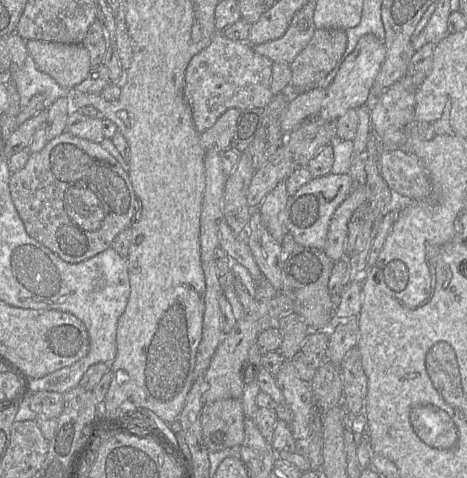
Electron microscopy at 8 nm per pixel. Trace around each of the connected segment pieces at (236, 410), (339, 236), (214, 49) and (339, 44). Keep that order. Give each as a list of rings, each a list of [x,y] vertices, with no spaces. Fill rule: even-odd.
[[[229,398],[204,404],[201,425],[208,451],[239,448],[244,440],[244,421],[241,399]]]
[[[366,183],[362,187],[353,189],[335,210],[329,225],[327,243],[323,249],[334,262],[346,257],[345,241],[348,234],[348,223],[354,211],[368,200],[369,189]]]
[[[216,32],[210,45],[192,57],[185,71],[184,96],[191,108],[196,130],[199,133],[207,131],[223,113],[232,108],[266,108],[274,96],[270,89],[272,65],[270,59],[257,53],[248,42],[233,41],[222,32]]]
[[[316,29],[307,46],[291,62],[291,85],[281,93],[294,95],[316,88],[343,56],[347,47],[345,31]]]

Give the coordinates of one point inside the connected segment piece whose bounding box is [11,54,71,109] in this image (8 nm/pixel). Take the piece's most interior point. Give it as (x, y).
(29, 80)

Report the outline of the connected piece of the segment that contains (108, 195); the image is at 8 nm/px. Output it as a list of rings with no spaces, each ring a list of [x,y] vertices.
[[[66,131],[49,141],[41,151],[29,154],[26,165],[11,174],[9,190],[29,236],[68,263],[80,263],[111,247],[114,238],[131,227],[136,207],[129,175],[113,156],[99,143]]]

